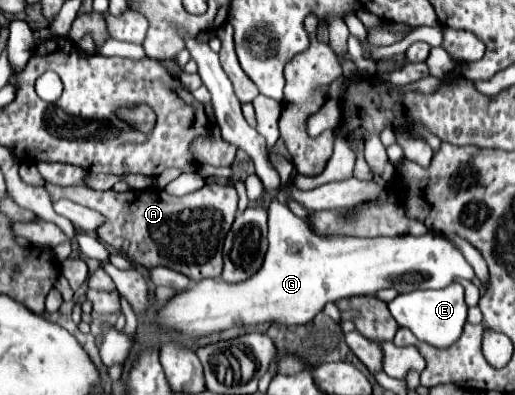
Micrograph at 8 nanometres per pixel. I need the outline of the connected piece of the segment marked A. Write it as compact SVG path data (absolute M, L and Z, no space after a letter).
M45 183L51 201L69 199L83 207L95 209L107 217L107 223L97 229L97 237L115 247L133 265L147 269L163 265L187 275L191 281L219 277L223 271L223 239L231 229L237 211L237 191L231 185L203 185L201 189L173 197L161 189L145 189L131 193L95 191L91 187L61 187Z

